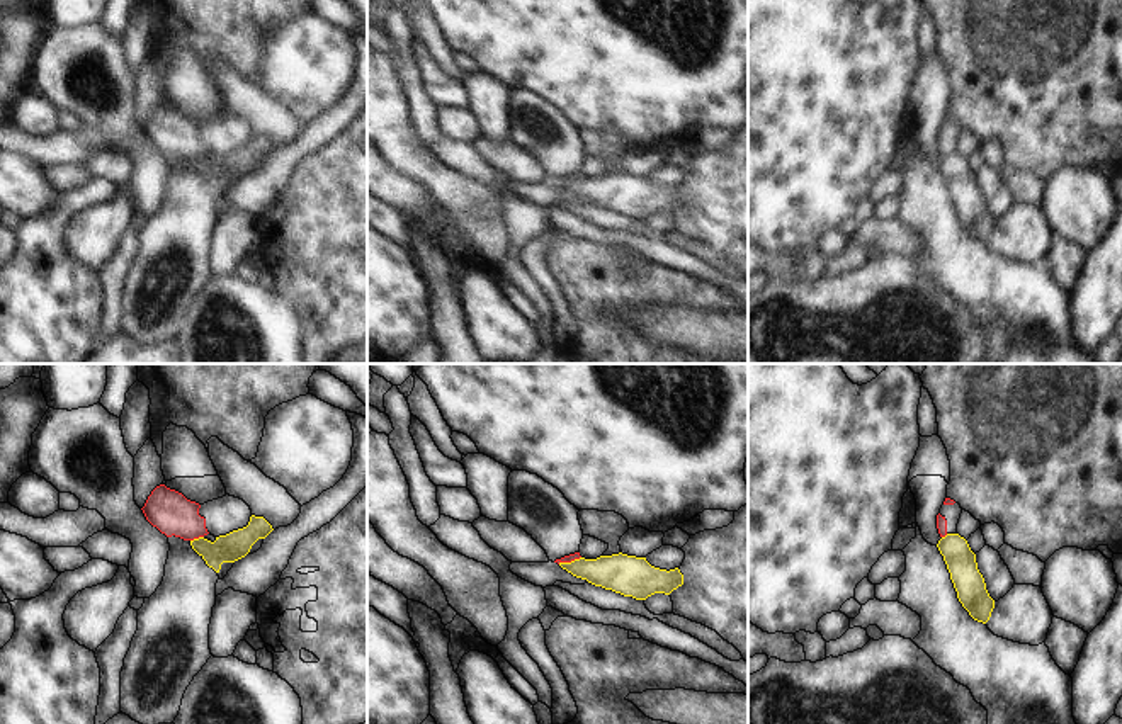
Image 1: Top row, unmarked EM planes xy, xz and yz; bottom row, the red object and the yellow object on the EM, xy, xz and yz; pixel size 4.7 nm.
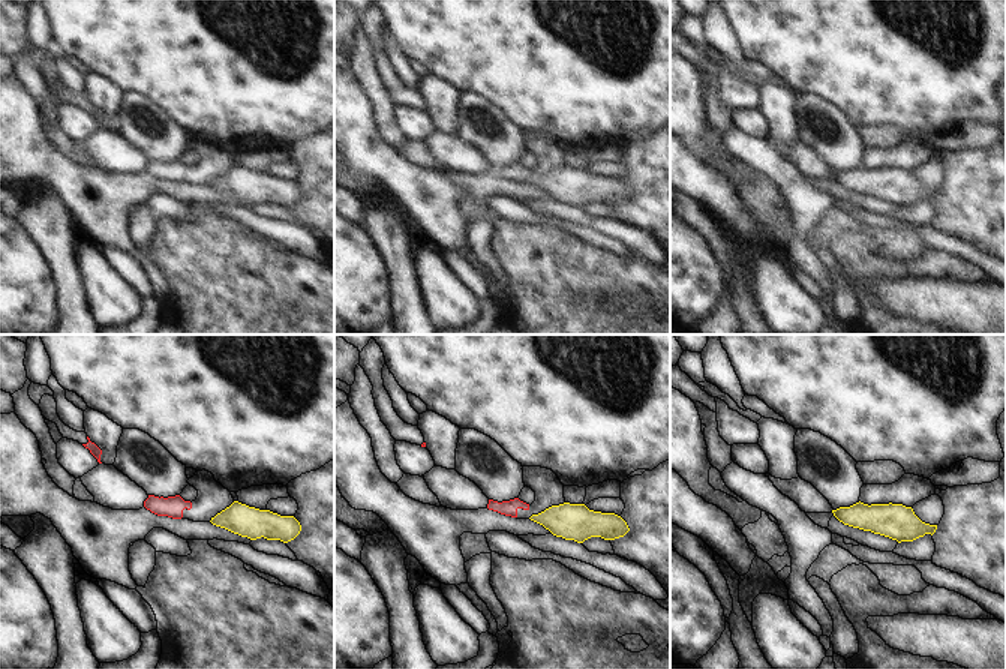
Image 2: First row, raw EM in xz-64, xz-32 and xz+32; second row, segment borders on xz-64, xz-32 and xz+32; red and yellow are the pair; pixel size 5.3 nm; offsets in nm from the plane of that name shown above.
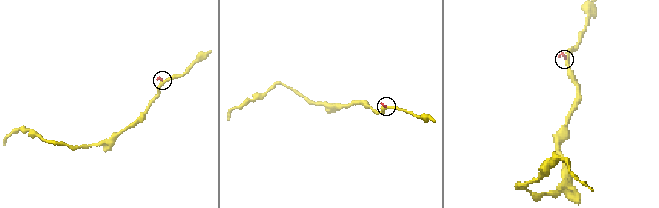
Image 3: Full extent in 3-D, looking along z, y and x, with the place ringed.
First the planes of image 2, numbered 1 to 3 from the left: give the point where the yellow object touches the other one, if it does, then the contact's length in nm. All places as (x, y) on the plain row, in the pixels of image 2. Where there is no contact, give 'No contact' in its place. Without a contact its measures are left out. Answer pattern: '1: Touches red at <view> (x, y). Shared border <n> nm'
1: No contact
2: No contact
3: No contact.

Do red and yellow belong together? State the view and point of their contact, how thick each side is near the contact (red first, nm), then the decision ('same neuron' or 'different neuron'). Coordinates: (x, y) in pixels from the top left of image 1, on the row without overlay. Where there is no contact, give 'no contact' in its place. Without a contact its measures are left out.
meets red in xy at (196, 157); 200 nm thick on the red side, 140 nm on the other; different neuron

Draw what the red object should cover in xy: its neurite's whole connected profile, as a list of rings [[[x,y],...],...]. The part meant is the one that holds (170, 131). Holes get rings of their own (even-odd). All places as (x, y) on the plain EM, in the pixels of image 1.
[[[156,105],[141,127],[146,139],[167,156],[194,160],[207,153],[219,156],[248,144],[252,129],[235,116],[223,116],[204,124],[182,112]]]

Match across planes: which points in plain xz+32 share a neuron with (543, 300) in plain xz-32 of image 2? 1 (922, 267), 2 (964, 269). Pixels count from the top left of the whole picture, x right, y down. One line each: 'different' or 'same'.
1: same
2: same

